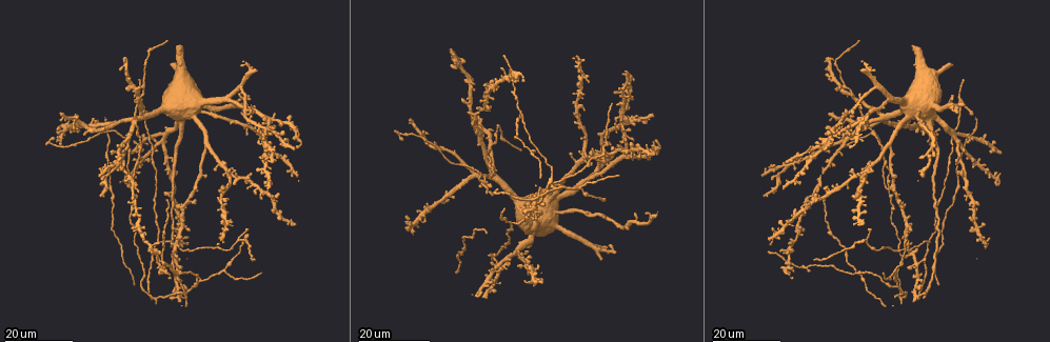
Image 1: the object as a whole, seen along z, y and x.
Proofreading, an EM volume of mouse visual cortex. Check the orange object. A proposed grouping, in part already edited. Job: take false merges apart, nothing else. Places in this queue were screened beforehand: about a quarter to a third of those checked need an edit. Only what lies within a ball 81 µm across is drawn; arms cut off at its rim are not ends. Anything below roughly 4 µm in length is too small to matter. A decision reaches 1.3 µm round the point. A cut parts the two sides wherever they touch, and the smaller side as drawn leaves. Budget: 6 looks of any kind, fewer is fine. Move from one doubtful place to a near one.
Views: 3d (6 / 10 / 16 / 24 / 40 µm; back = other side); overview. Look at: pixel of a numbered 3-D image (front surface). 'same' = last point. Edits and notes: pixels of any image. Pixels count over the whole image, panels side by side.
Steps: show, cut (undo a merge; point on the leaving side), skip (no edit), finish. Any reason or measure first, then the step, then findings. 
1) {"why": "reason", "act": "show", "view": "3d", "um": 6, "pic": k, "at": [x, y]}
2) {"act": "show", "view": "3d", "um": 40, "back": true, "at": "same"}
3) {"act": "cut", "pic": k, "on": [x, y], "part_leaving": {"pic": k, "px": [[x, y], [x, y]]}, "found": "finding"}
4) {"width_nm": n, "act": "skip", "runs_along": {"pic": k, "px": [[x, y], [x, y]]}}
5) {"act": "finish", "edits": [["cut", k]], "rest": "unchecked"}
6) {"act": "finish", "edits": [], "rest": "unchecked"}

{"why": "looks like a crossing", "act": "show", "view": "3d", "um": 24, "pic": 1, "at": [963, 101]}

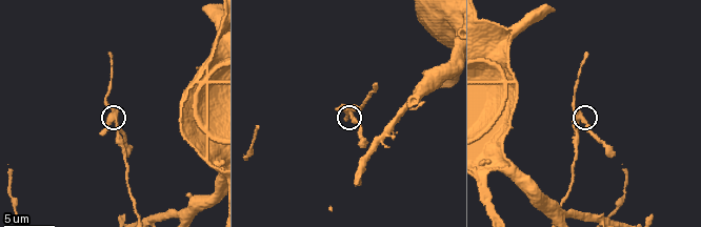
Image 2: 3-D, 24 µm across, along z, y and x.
{"act": "show", "view": "3d", "um": 10, "pic": 2, "at": [349, 115]}

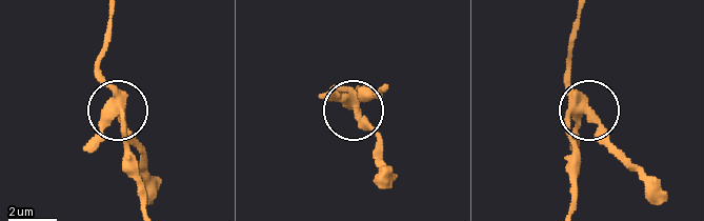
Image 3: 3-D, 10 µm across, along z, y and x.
{"arms": 4, "act": "cut", "pic": 3, "on": [101, 132], "part_leaving": {"pic": 3, "px": [[574, 101], [666, 200]]}, "found": "two neurons meet here"}

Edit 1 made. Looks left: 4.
{"why": "see it whole again", "act": "show", "view": "overview"}

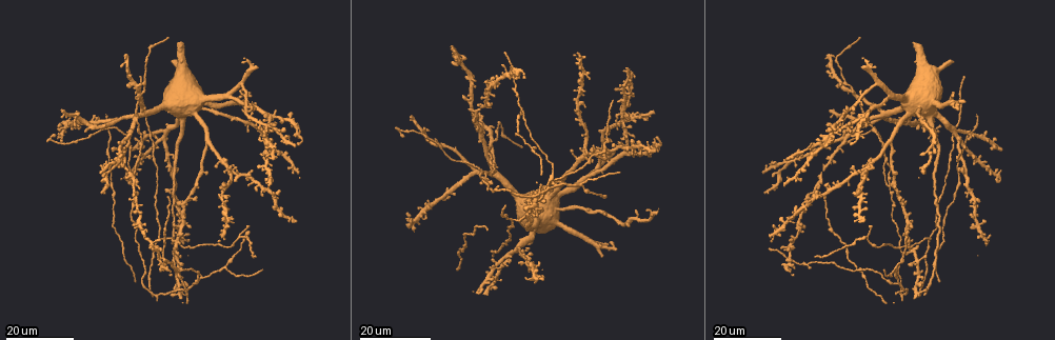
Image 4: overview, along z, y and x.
{"why": "two arms in line, one across", "act": "show", "view": "3d", "um": 24, "pic": 4, "at": [513, 220]}

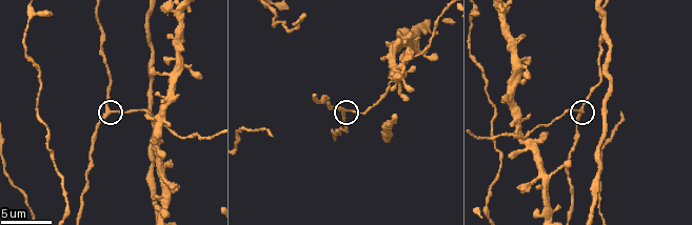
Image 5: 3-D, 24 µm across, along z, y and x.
{"why": "zoom in", "act": "show", "view": "3d", "um": 10, "pic": 5, "at": [344, 113]}

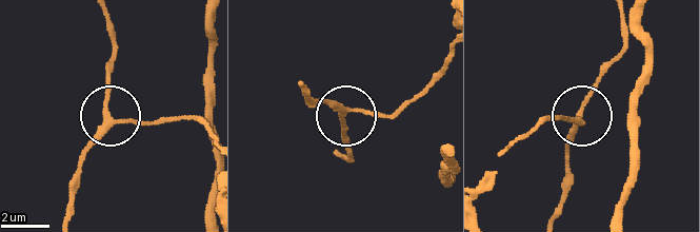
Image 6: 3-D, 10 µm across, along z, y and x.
{"act": "skip", "runs_along": {"pic": 6, "px": [[511, 146], [547, 121], [583, 121], [587, 92], [612, 63]]}, "found": "all the same neuron"}

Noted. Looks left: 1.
{"why": "branch point", "act": "show", "view": "3d", "um": 10, "pic": 5, "at": [545, 124]}

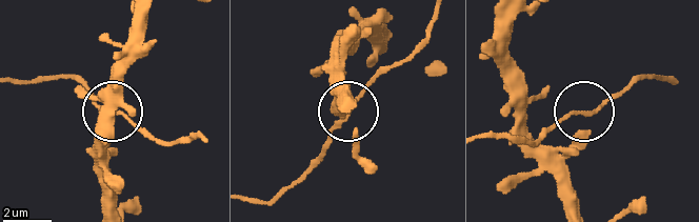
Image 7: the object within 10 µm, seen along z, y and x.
{"width_nm": 120, "act": "skip", "found": "continuous, no second neuron"}

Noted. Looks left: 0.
{"act": "finish", "edits": [["cut", 3]], "rest": "unchecked"}

